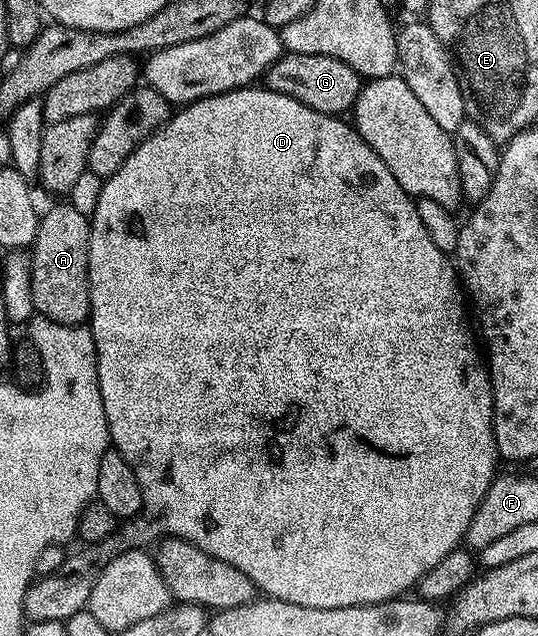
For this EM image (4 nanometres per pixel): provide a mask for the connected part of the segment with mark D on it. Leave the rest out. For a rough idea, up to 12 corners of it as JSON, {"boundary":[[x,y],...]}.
{"boundary":[[208,96],[102,183],[112,447],[170,537],[406,595],[499,457],[344,119]]}

